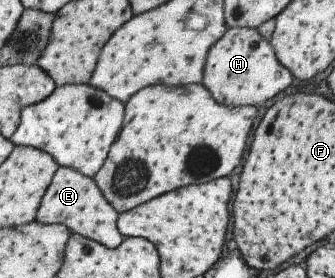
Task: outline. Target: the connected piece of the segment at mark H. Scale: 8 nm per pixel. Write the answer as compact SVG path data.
M230 27L206 53L201 82L214 102L229 107L262 106L263 102L276 96L290 86L293 76L275 57L269 41L258 34L257 29Z

